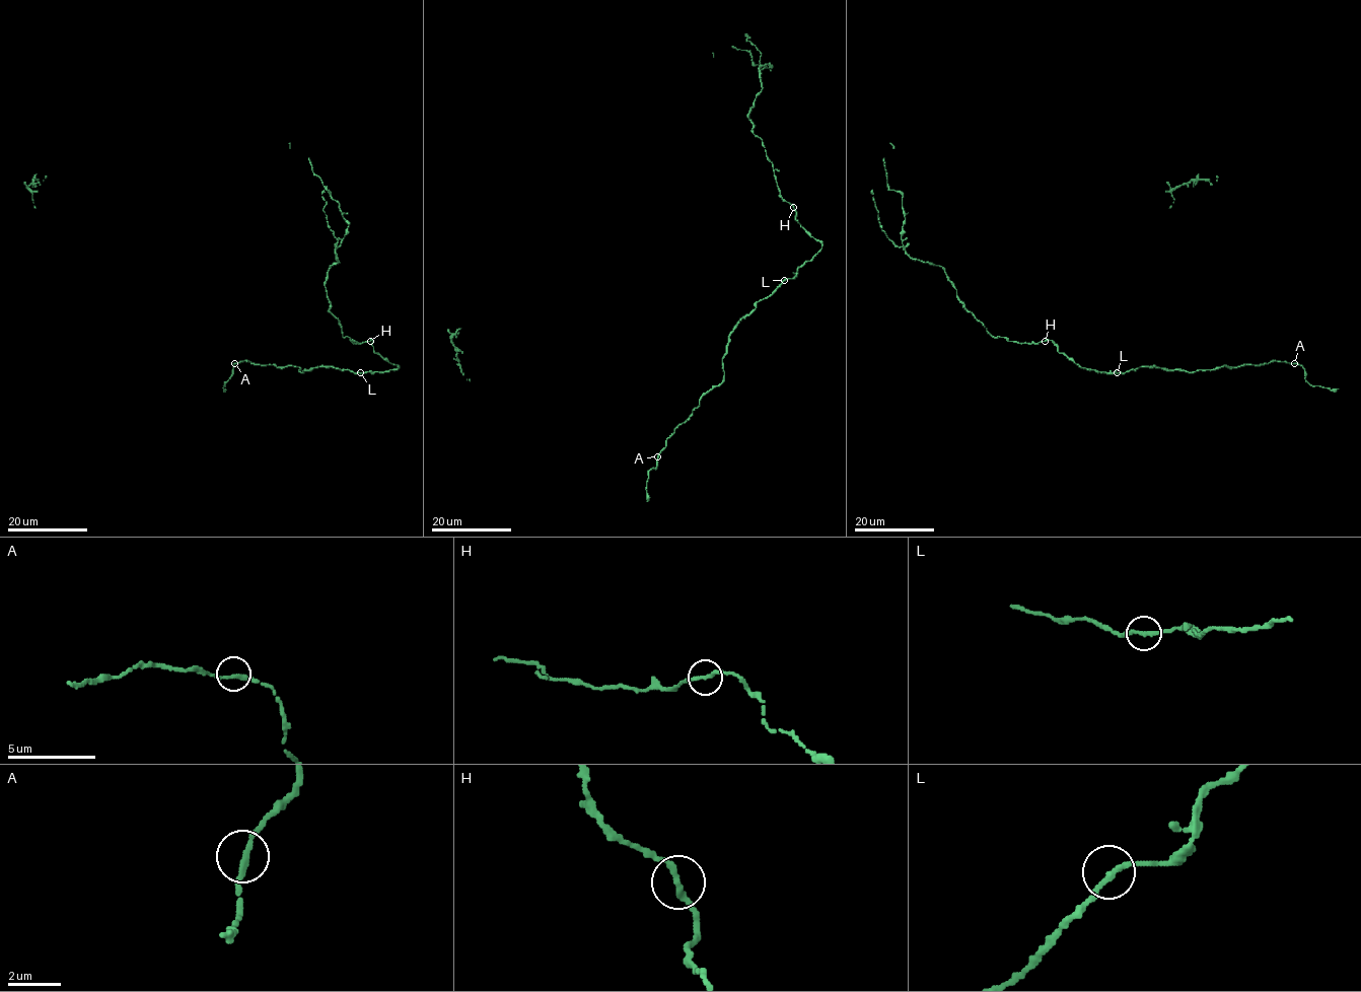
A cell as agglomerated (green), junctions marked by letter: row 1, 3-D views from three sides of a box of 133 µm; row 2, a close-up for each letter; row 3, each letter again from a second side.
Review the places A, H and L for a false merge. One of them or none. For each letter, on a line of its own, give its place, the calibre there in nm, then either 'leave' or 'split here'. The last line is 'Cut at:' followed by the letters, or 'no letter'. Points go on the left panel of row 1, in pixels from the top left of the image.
A: (234, 363) | 240 nm | leave
H: (370, 341) | 240 nm | leave
L: (360, 372) | 240 nm | leave
Cut at: no letter

